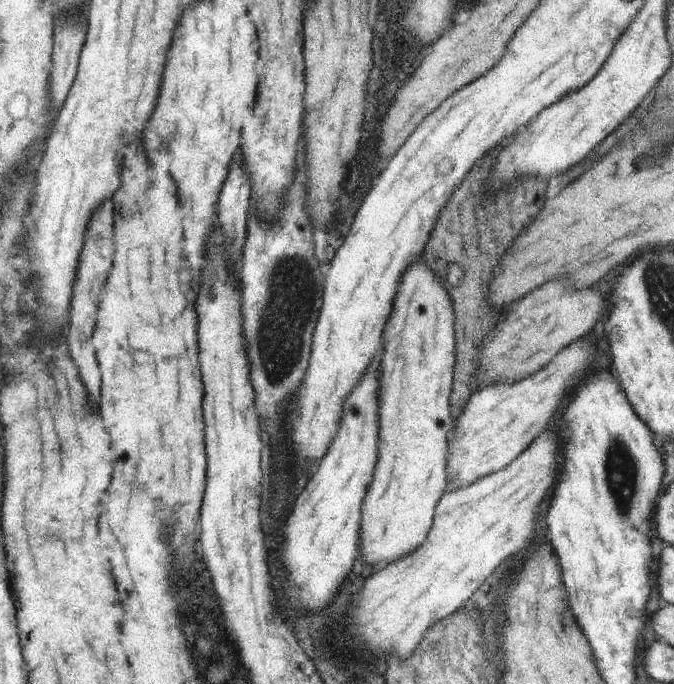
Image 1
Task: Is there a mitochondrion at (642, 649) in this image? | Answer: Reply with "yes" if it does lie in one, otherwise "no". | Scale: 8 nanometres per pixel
no

